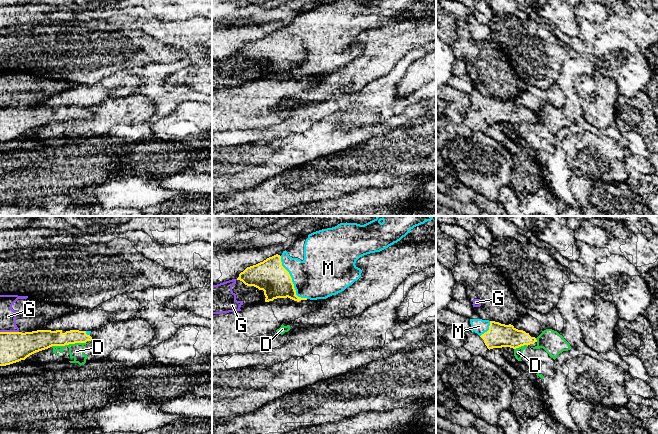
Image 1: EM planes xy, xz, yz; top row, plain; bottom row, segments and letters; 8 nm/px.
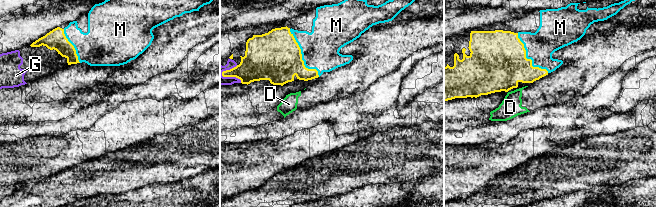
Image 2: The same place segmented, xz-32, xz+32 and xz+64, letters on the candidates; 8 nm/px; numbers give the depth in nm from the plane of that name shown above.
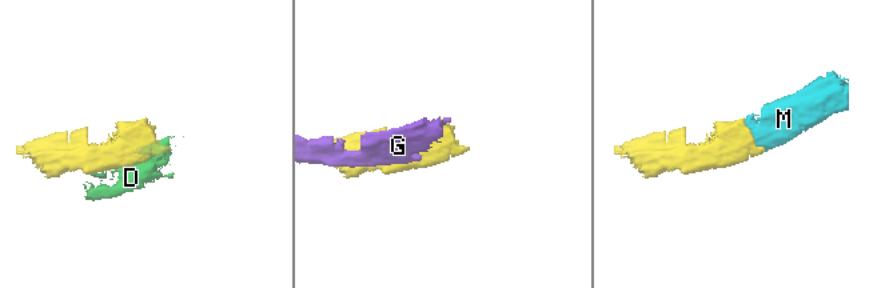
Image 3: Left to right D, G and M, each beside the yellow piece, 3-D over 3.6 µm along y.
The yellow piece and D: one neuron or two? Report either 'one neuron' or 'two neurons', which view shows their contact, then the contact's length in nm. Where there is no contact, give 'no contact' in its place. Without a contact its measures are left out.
two neurons | xy | 280 nm

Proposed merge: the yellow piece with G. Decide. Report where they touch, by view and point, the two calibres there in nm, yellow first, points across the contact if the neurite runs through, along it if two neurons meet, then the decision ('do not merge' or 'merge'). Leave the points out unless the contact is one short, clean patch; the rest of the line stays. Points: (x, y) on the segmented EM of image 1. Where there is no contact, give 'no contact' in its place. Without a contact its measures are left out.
meets yellow in xy at (9, 332); 240 nm thick on the yellow side, 130 nm on the other; do not merge

